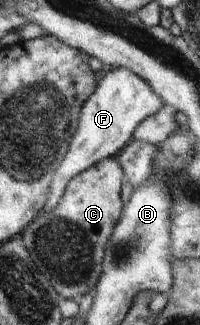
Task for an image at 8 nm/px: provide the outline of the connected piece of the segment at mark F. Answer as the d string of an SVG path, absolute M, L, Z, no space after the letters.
M118 67L100 76L98 86L80 111L78 126L64 160L56 169L46 206L38 213L42 215L54 210L67 184L77 174L88 170L97 162L117 157L120 151L133 140L134 131L143 120L166 108L164 101L151 89L143 77L127 68Z

